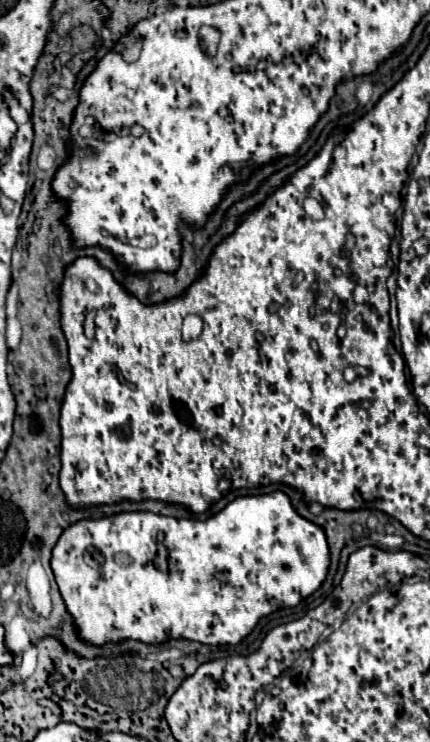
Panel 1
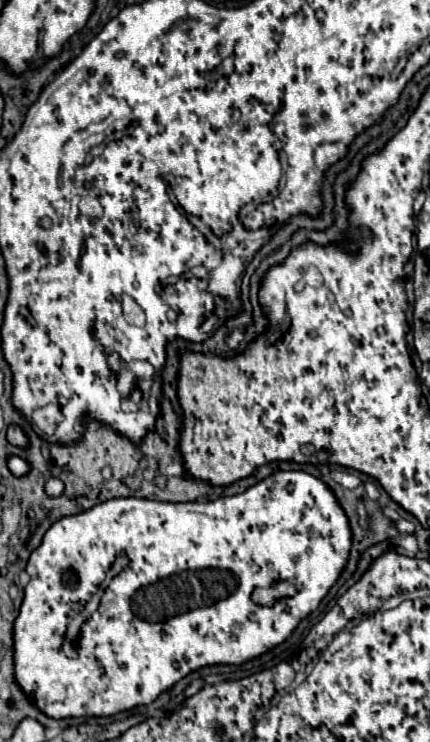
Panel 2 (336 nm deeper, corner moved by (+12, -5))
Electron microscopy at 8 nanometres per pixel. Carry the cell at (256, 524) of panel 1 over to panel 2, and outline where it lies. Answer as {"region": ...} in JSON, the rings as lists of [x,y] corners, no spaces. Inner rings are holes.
{"region":[[[302,470],[274,472],[272,476],[260,480],[258,484],[254,484],[252,488],[248,488],[248,490],[242,492],[242,494],[224,496],[224,498],[218,498],[218,500],[212,500],[212,502],[168,504],[168,502],[140,500],[140,498],[116,498],[116,500],[108,500],[108,502],[104,502],[104,504],[98,504],[96,508],[90,508],[88,512],[82,512],[82,514],[76,514],[76,516],[66,516],[64,520],[58,520],[56,524],[52,524],[52,528],[44,534],[42,544],[36,548],[36,552],[32,552],[32,556],[30,556],[30,560],[28,560],[28,566],[26,566],[26,572],[28,572],[28,576],[30,576],[30,582],[28,582],[26,588],[24,588],[24,600],[22,600],[22,606],[20,606],[20,614],[18,614],[16,622],[14,622],[14,678],[16,678],[16,684],[20,686],[20,690],[22,690],[28,698],[34,698],[32,702],[38,706],[38,710],[40,710],[42,714],[46,714],[46,716],[50,716],[50,718],[54,718],[54,720],[60,720],[60,718],[80,718],[80,716],[84,716],[84,718],[92,718],[92,716],[114,716],[114,714],[124,712],[124,710],[130,710],[130,708],[134,708],[134,706],[150,704],[150,702],[154,702],[164,690],[172,688],[176,682],[180,682],[184,676],[188,676],[188,674],[194,672],[194,670],[200,670],[200,668],[204,668],[204,666],[214,666],[214,664],[234,664],[234,666],[236,666],[236,664],[244,664],[244,662],[248,662],[248,660],[252,660],[252,658],[258,658],[258,656],[266,654],[268,650],[280,646],[280,644],[294,632],[294,628],[298,626],[298,622],[304,620],[312,610],[316,610],[318,604],[322,602],[322,598],[328,594],[328,590],[336,584],[338,576],[342,574],[342,570],[344,570],[344,566],[346,566],[346,562],[348,562],[350,548],[352,548],[352,528],[350,528],[350,520],[348,520],[346,512],[342,510],[338,498],[336,498],[334,492],[328,488],[328,484],[324,484],[322,480],[318,480],[318,478],[314,478],[312,474],[302,472]],[[276,580],[290,580],[290,582],[298,588],[298,594],[294,596],[294,600],[276,600],[272,606],[260,606],[260,604],[252,602],[250,594],[252,594],[252,590],[254,590],[256,586],[264,586],[264,588],[266,588],[266,586],[272,586]],[[96,596],[100,598],[100,600],[98,600],[98,608],[96,608],[96,612],[92,612],[90,620],[84,624],[84,632],[80,634],[82,640],[86,638],[86,644],[84,644],[84,648],[82,648],[82,652],[80,652],[78,658],[68,658],[68,656],[62,652],[62,642],[64,642],[66,628],[68,628],[68,624],[72,622],[72,618],[76,618],[76,616],[80,614],[80,610],[86,606],[86,602],[92,600],[92,598],[96,598]]]}

